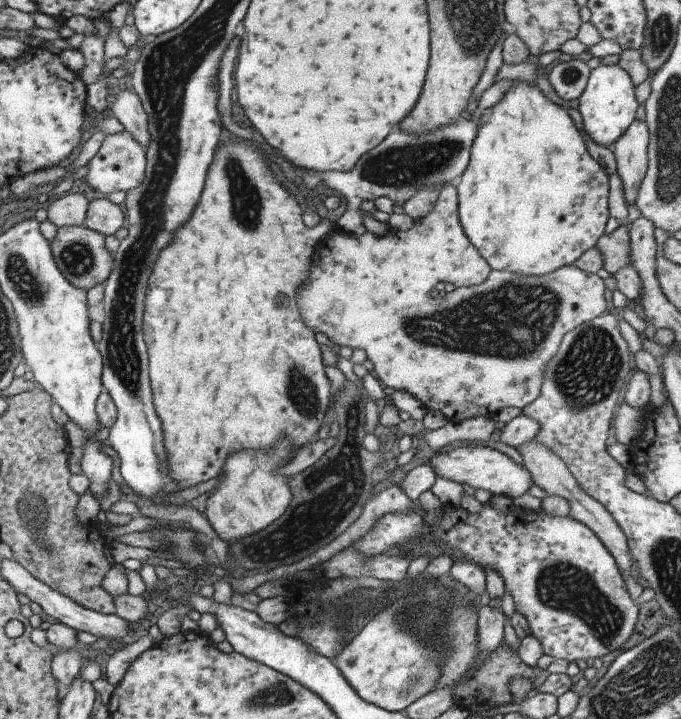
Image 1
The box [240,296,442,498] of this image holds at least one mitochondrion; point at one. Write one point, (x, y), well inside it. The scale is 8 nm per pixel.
(301, 390)

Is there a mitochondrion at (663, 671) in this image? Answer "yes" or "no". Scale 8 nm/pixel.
yes

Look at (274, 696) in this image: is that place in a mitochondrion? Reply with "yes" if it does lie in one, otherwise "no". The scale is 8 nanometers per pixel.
yes

